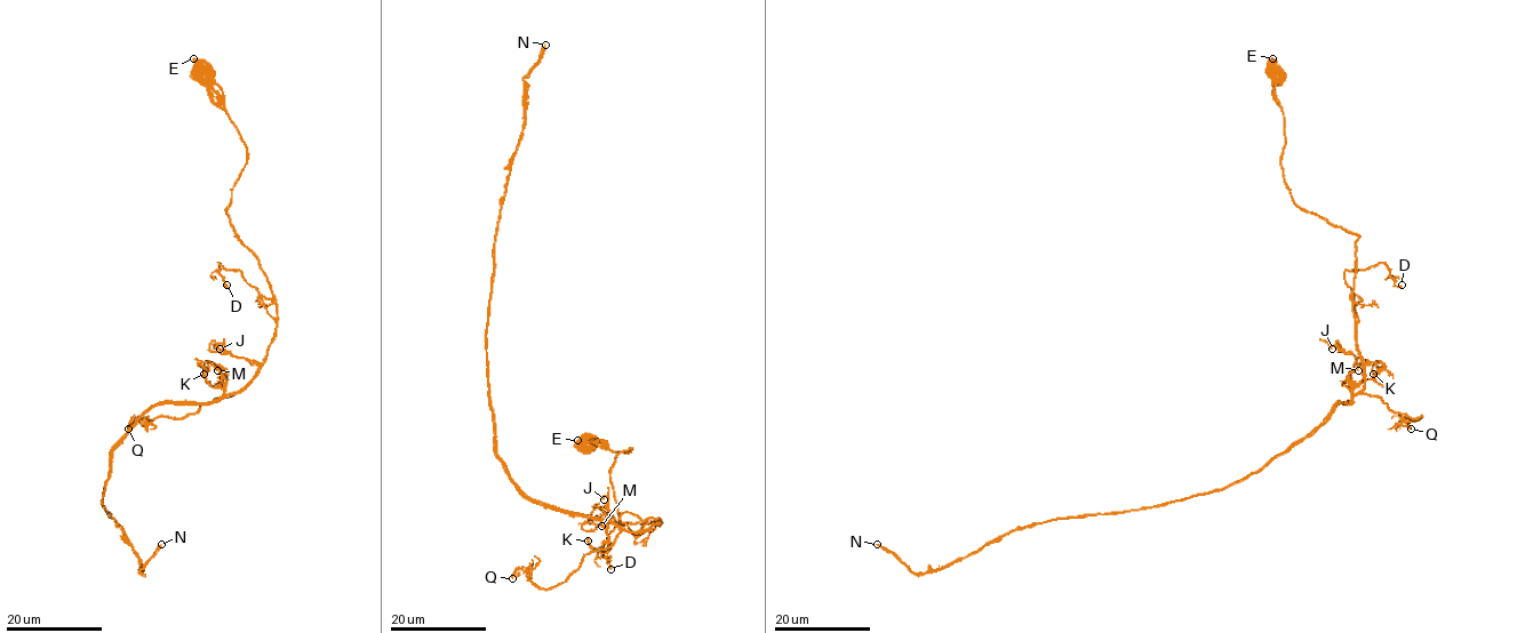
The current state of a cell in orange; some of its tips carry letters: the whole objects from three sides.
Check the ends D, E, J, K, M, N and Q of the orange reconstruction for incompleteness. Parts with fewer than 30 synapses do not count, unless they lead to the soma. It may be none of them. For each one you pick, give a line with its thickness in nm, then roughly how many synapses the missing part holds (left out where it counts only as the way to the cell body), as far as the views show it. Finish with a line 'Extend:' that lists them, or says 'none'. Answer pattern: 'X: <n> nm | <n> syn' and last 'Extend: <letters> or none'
N: 160 nm | 650 syn
Extend: N

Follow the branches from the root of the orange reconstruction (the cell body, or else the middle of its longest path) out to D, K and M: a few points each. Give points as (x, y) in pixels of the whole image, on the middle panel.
D: (532, 501), (607, 520), (632, 533), (645, 533), (653, 525), (660, 525), (624, 512), (603, 549), (611, 569)
K: (532, 501), (607, 520), (608, 549), (597, 551), (588, 541)
M: (532, 501), (607, 520), (605, 526), (597, 526), (589, 518), (582, 526), (584, 530), (601, 526)

